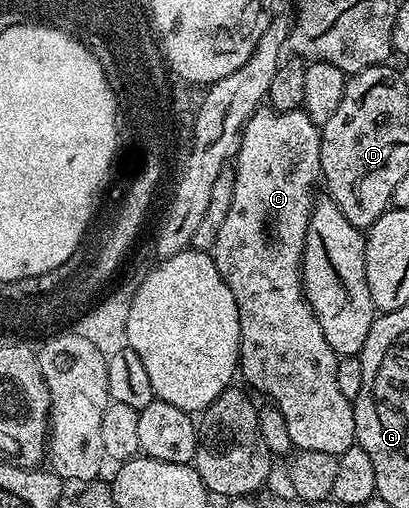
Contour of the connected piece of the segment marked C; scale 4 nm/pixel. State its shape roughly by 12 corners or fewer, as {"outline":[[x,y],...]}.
{"outline":[[260,108],[213,257],[296,451],[356,445],[301,273],[319,132]]}

